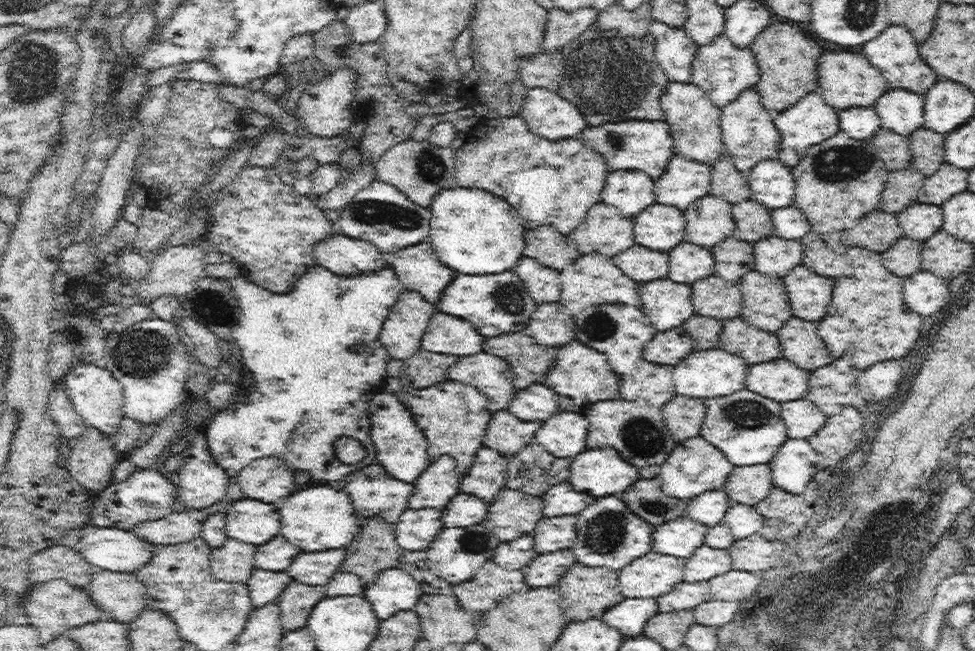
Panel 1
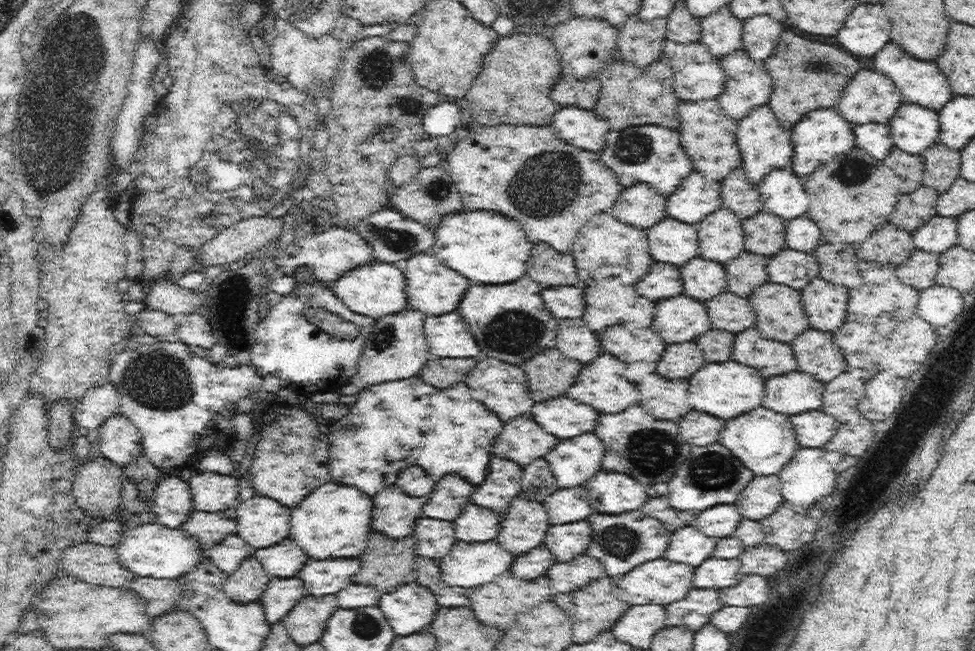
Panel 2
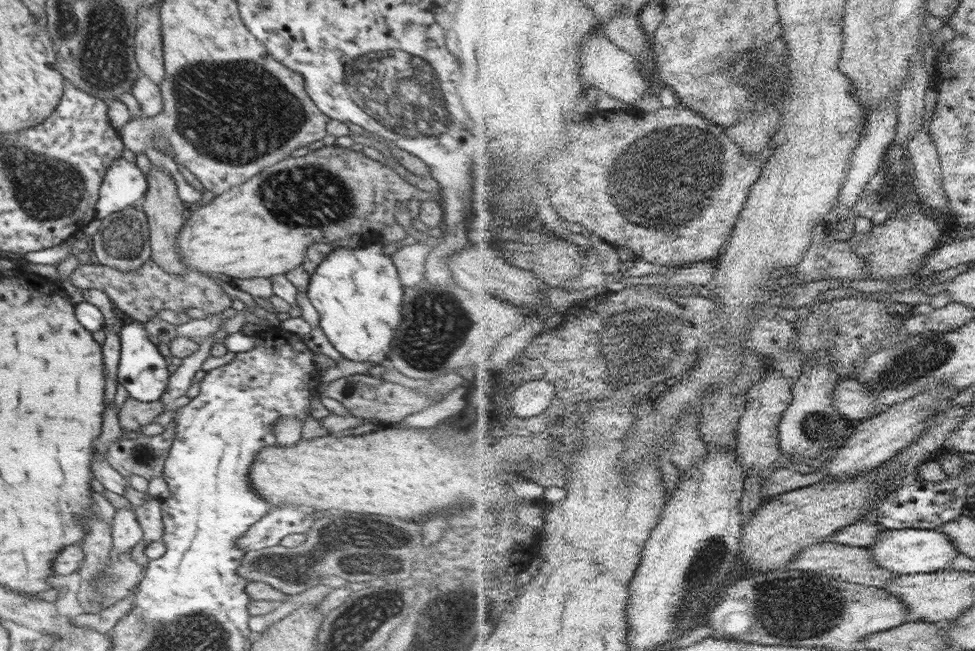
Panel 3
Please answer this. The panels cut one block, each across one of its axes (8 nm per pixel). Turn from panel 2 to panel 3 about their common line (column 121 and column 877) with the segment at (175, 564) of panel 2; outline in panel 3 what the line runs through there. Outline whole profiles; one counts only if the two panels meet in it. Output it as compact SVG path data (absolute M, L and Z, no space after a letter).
M889 529L882 536L878 536L878 542L871 548L881 566L902 575L934 573L946 569L959 554L950 536L939 529Z

